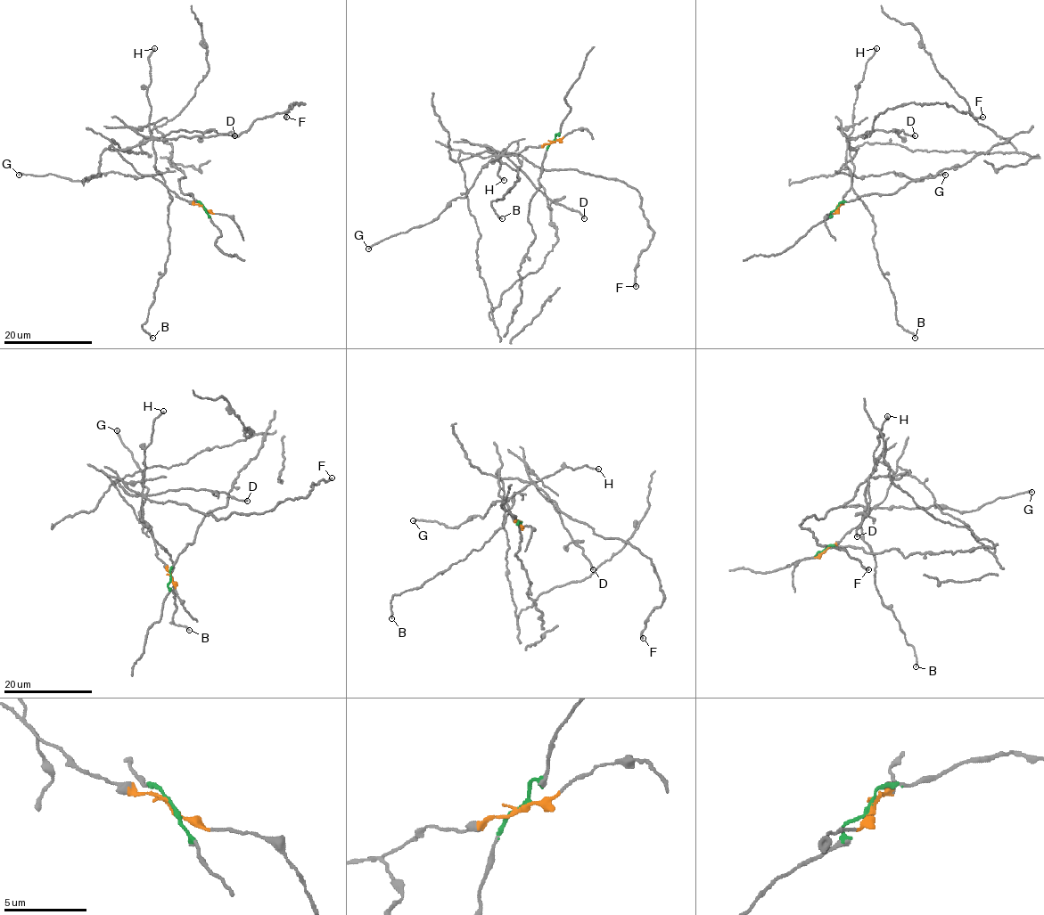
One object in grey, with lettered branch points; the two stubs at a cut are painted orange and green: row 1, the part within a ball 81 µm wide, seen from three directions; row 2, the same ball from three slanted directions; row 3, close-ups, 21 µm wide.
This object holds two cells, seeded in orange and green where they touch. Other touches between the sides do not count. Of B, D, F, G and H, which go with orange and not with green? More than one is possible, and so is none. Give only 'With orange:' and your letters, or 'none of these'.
With orange: B, D, F, G, H

